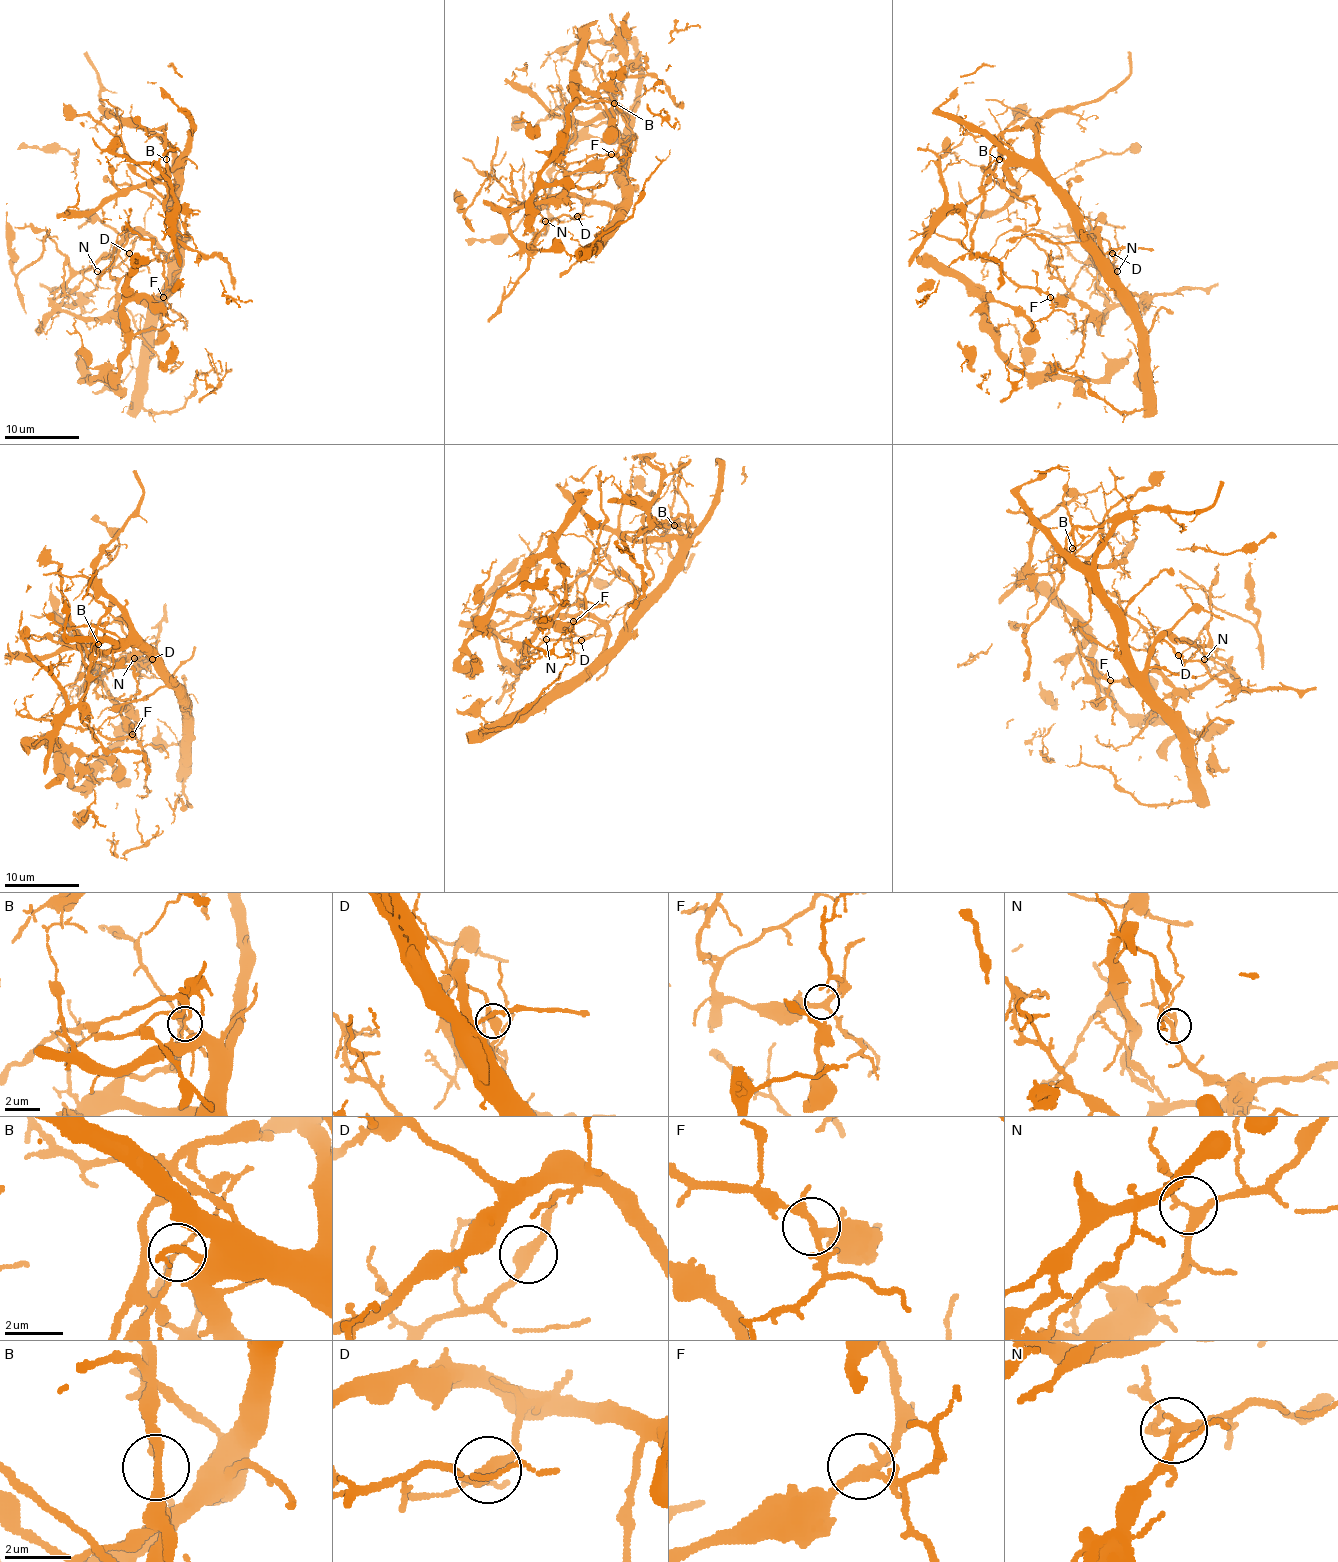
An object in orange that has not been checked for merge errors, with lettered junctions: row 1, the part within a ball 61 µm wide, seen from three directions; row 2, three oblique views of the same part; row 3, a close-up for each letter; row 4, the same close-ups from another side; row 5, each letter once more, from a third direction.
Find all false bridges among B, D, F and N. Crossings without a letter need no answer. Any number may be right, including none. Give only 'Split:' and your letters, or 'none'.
Split: B, D

